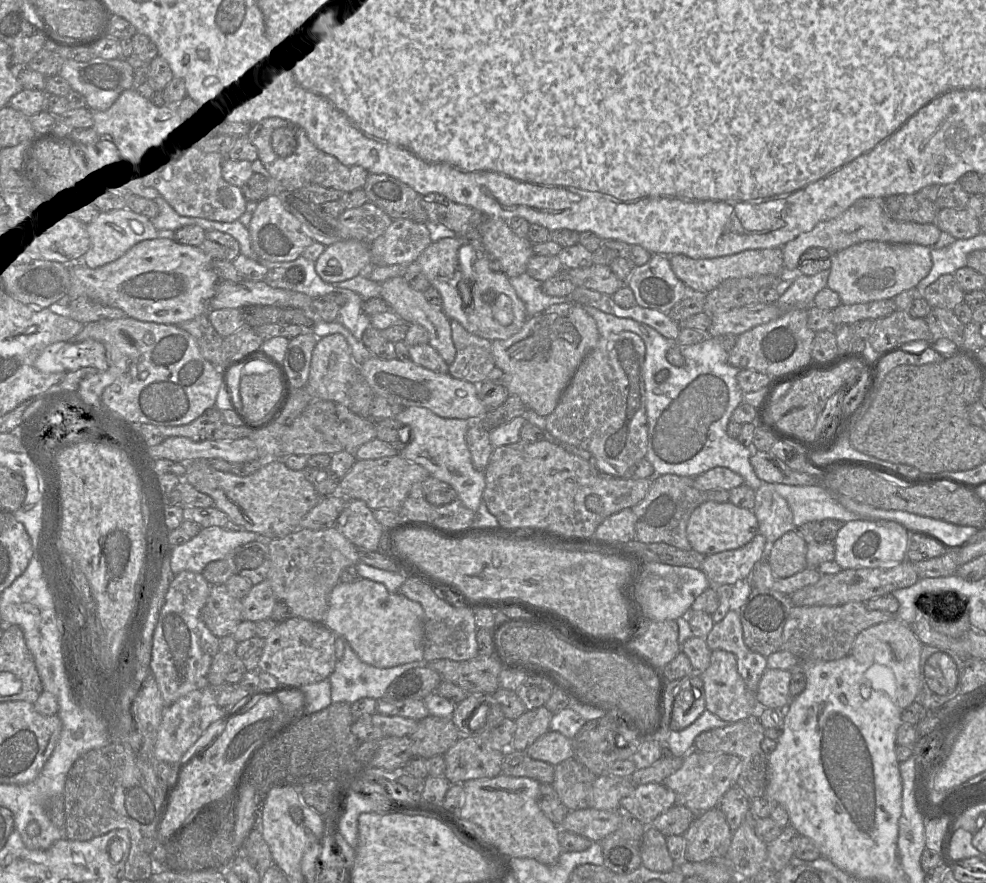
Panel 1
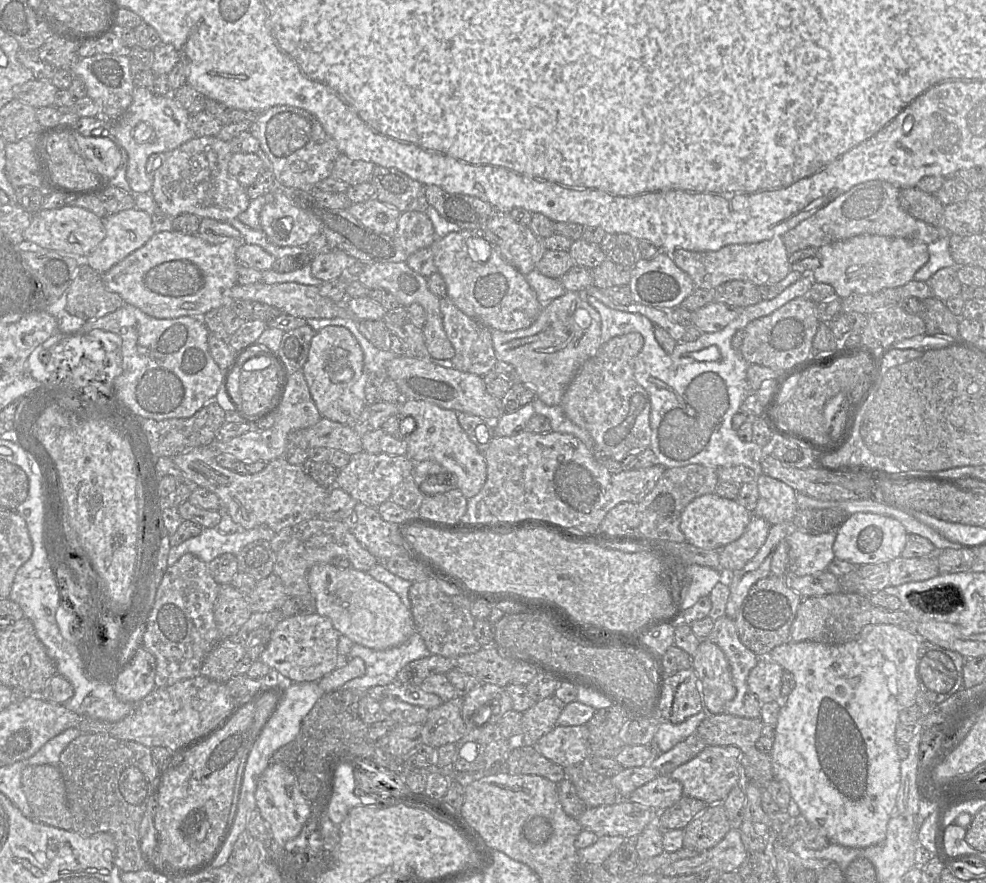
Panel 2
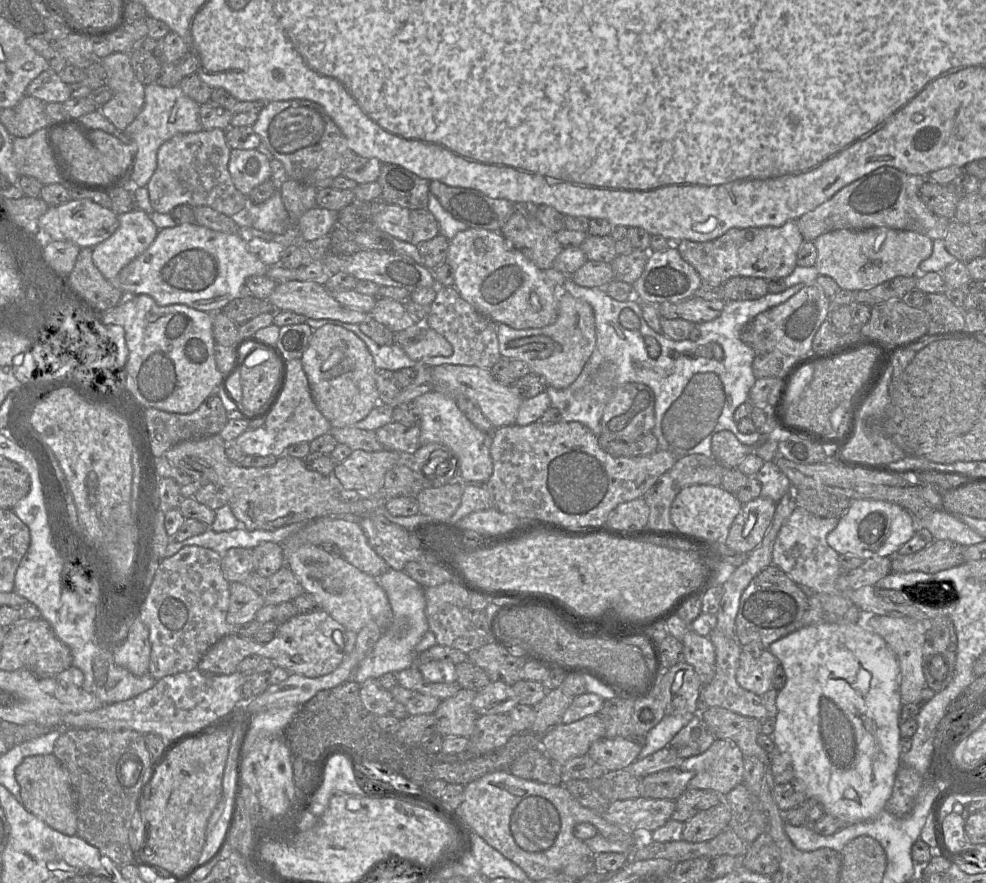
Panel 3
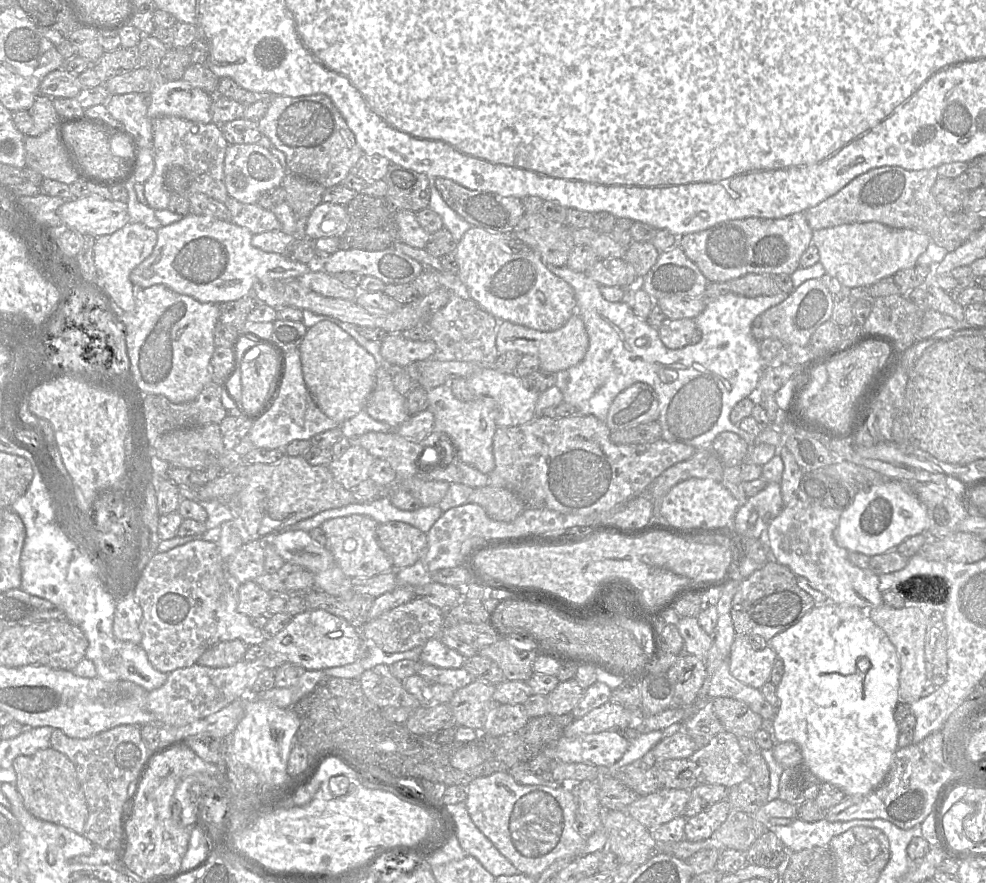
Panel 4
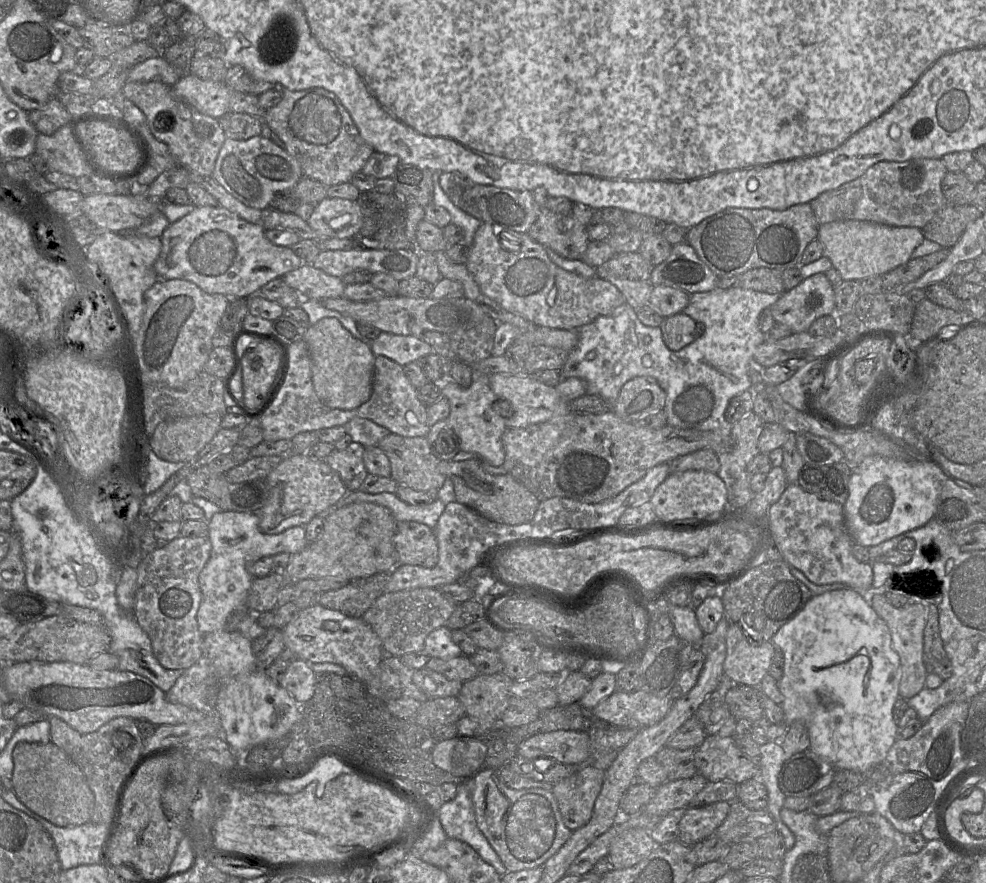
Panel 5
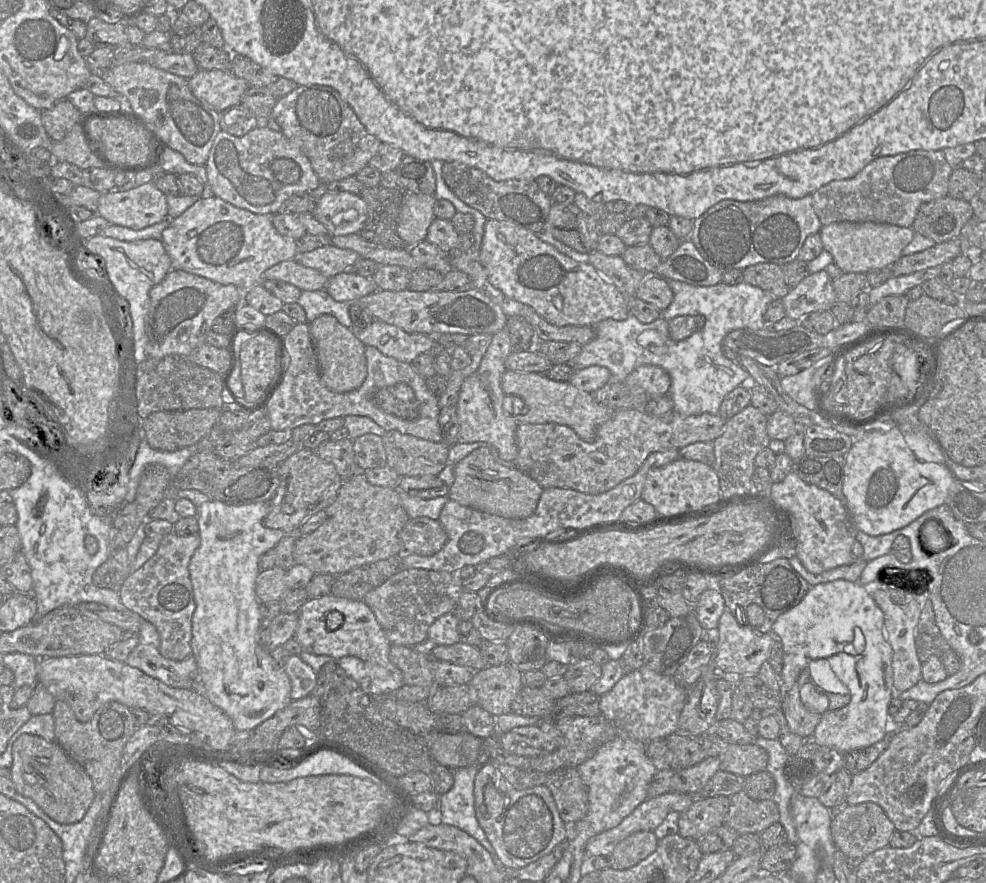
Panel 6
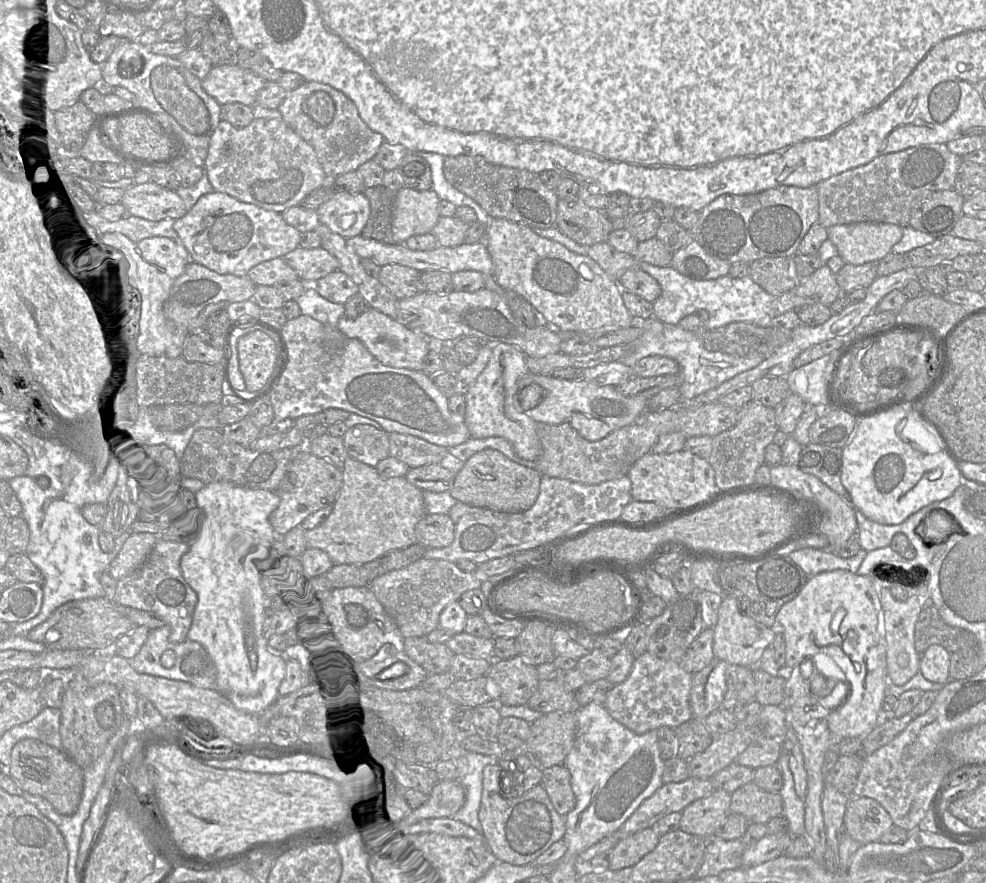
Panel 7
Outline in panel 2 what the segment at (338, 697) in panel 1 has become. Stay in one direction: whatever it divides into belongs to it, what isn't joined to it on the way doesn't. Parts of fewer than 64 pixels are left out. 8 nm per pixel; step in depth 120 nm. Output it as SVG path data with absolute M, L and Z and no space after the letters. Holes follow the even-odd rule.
M419 632L412 634L403 644L387 649L374 650L355 644L349 658L359 657L365 662L365 673L344 684L344 688L366 692L374 686L392 684L398 673L408 663L431 655Z

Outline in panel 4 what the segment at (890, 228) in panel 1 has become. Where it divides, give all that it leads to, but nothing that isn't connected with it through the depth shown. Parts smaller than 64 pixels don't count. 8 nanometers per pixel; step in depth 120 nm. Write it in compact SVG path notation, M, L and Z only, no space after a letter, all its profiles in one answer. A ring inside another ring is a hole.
M899 166L872 168L852 179L842 189L805 211L811 229L841 224L878 222L895 229L911 229L931 235L947 214L932 195L937 168L906 170Z

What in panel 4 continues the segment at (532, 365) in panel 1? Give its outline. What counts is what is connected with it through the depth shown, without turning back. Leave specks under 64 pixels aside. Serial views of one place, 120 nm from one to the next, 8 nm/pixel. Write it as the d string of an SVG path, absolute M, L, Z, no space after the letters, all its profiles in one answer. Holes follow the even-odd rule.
M577 313L571 316L561 328L548 332L534 330L509 321L500 321L496 336L498 355L508 351L533 355L539 359L541 370L555 374L580 363L586 355L588 346L587 331L583 320Z

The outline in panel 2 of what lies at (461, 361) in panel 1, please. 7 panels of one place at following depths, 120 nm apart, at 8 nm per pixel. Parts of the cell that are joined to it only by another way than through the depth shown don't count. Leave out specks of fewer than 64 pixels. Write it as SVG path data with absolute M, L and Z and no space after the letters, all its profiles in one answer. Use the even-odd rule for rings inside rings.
M448 296L440 299L440 310L443 318L443 327L448 339L454 347L455 355L449 360L437 360L432 358L431 360L442 367L482 377L494 370L498 361L493 347L491 329L464 314Z

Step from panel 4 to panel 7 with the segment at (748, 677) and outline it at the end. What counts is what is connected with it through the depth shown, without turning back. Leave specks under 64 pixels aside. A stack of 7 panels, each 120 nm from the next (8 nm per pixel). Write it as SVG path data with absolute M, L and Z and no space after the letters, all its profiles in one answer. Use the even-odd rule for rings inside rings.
M724 596L718 609L718 620L713 627L713 653L715 658L729 665L757 667L764 650L771 645L776 633L769 627L743 614L734 597Z

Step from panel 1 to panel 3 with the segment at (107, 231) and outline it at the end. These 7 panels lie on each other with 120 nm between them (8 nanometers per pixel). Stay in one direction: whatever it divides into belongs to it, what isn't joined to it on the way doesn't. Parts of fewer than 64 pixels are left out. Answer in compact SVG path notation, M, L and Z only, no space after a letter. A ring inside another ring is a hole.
M135 208L118 215L119 226L105 241L92 248L94 265L115 288L119 289L118 274L122 268L141 255L155 240L158 229L149 214Z

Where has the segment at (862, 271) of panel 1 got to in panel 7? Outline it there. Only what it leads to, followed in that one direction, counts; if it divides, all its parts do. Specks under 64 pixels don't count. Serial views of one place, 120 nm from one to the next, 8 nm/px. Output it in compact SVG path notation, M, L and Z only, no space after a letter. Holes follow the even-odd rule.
M860 222L827 228L828 239L848 264L879 261L899 242L903 228L891 223Z

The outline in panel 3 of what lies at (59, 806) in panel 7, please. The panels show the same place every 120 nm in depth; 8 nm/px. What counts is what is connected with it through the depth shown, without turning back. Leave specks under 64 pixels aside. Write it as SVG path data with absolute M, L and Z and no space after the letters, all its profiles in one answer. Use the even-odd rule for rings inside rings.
M53 753L26 757L16 767L15 778L21 788L20 801L28 811L63 834L68 836L77 834L75 796L69 774Z

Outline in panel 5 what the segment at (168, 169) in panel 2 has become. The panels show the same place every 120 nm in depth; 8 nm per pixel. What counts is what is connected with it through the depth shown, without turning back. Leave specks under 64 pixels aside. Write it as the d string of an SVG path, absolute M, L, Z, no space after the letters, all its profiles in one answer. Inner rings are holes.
M127 81L121 94L143 112L150 132L155 139L167 145L179 166L187 169L189 173L210 177L213 174L221 146L226 140L225 133L217 119L200 113L178 99L171 87L158 81Z

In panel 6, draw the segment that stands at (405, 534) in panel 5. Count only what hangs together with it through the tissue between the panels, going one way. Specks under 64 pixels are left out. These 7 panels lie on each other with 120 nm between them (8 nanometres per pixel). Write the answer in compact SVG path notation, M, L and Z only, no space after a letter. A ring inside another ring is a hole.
M427 517L412 518L400 532L403 553L431 556L439 552L447 541L447 534L439 520Z

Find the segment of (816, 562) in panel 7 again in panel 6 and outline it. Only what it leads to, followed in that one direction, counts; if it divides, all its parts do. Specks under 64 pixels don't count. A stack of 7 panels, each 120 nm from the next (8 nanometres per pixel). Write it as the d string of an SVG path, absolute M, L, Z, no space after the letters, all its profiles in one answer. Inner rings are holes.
M797 556L790 558L789 562L792 567L809 583L810 586L839 579L850 582L859 582L861 573L868 563L864 558L856 559L856 561L850 565L840 566L816 575L809 572Z

